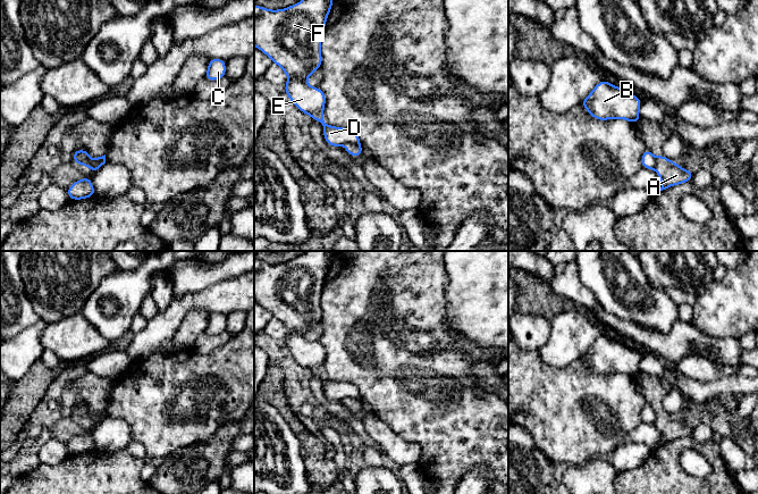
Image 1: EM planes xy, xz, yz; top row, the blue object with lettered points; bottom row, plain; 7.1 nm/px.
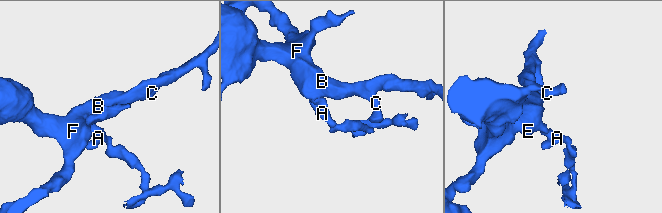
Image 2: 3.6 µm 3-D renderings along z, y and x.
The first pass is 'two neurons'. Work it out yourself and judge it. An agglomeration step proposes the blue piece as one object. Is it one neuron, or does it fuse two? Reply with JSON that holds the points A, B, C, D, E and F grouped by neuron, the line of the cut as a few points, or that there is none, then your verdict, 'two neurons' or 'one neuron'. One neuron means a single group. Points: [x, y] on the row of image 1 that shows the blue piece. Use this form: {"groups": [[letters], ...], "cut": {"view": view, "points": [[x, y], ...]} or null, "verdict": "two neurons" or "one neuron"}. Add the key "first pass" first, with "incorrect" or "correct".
{"first pass": "correct", "groups": [["A"], ["B", "C", "D", "E", "F"]], "cut": {"view": "yz", "points": [[656, 158], [654, 168]]}, "verdict": "two neurons"}

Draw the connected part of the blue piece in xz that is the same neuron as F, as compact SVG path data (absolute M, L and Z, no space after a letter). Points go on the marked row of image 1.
M301 0L278 10L254 5L254 45L288 76L284 89L295 107L322 125L325 141L330 146L342 146L345 143L360 143L359 134L346 127L328 125L323 119L326 94L306 82L322 65L321 40L332 3L334 0Z

